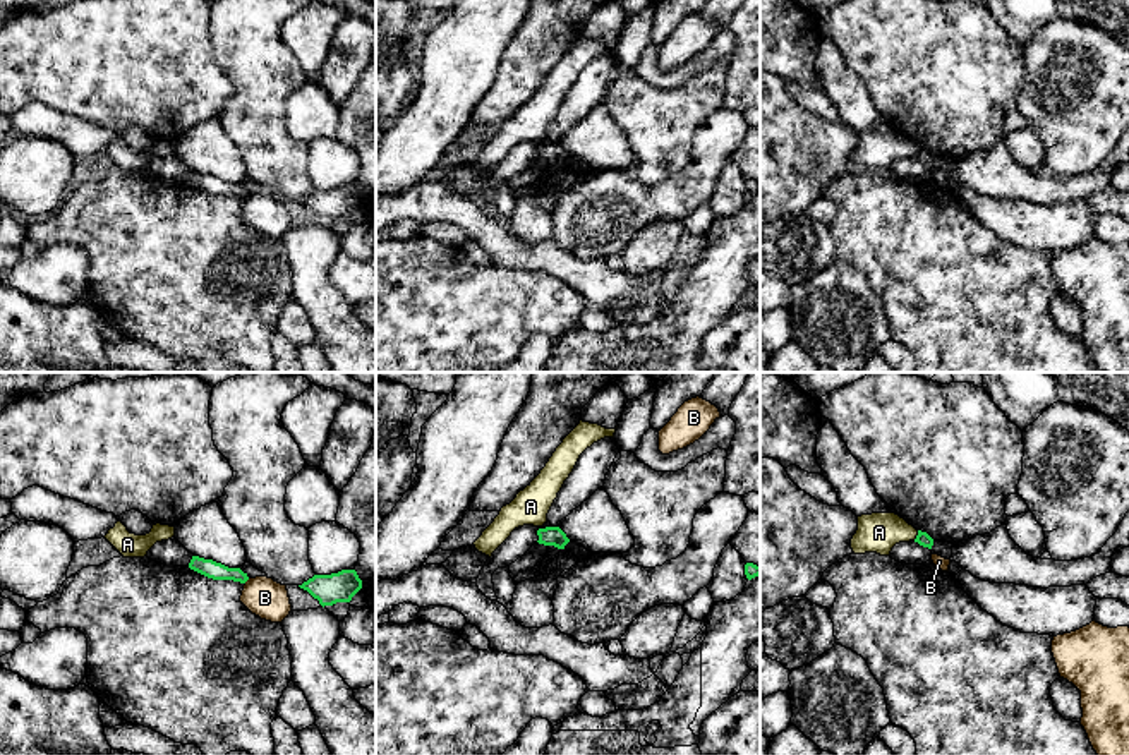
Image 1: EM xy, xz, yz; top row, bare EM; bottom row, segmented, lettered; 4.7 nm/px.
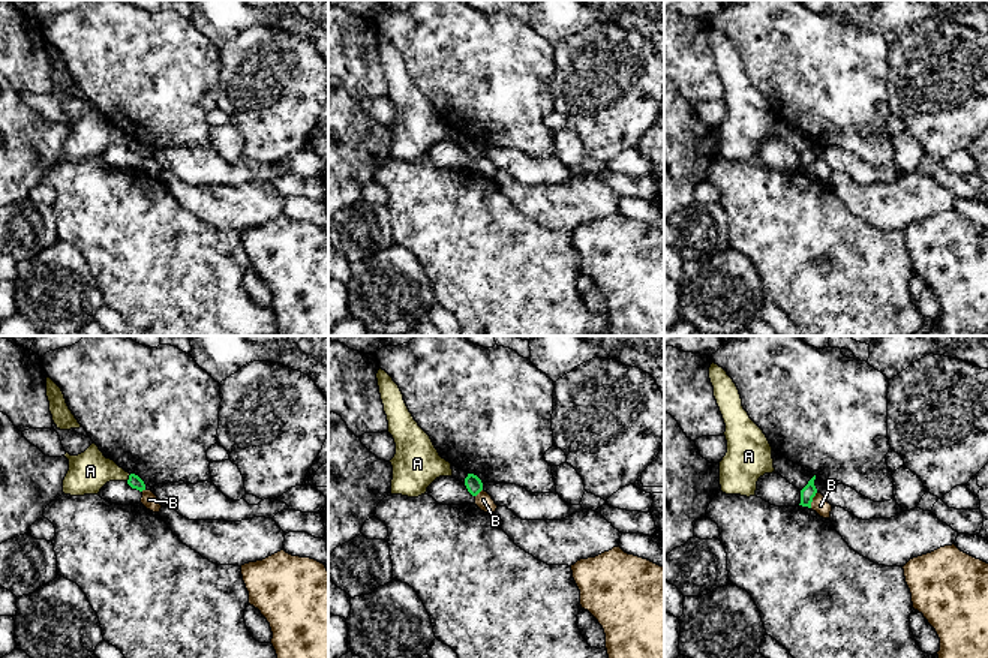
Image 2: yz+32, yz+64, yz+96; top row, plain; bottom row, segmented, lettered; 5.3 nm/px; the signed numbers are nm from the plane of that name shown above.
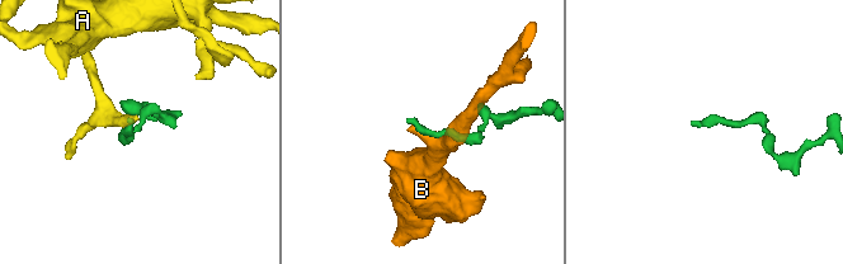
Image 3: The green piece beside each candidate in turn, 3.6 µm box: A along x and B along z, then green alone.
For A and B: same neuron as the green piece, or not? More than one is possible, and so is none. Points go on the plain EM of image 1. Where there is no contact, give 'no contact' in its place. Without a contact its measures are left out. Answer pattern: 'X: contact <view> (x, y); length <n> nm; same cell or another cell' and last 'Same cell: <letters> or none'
A: contact yz (917, 151); length 50 nm; another cell
B: contact xy (246, 196); length 40 nm; another cell
Same cell: none

